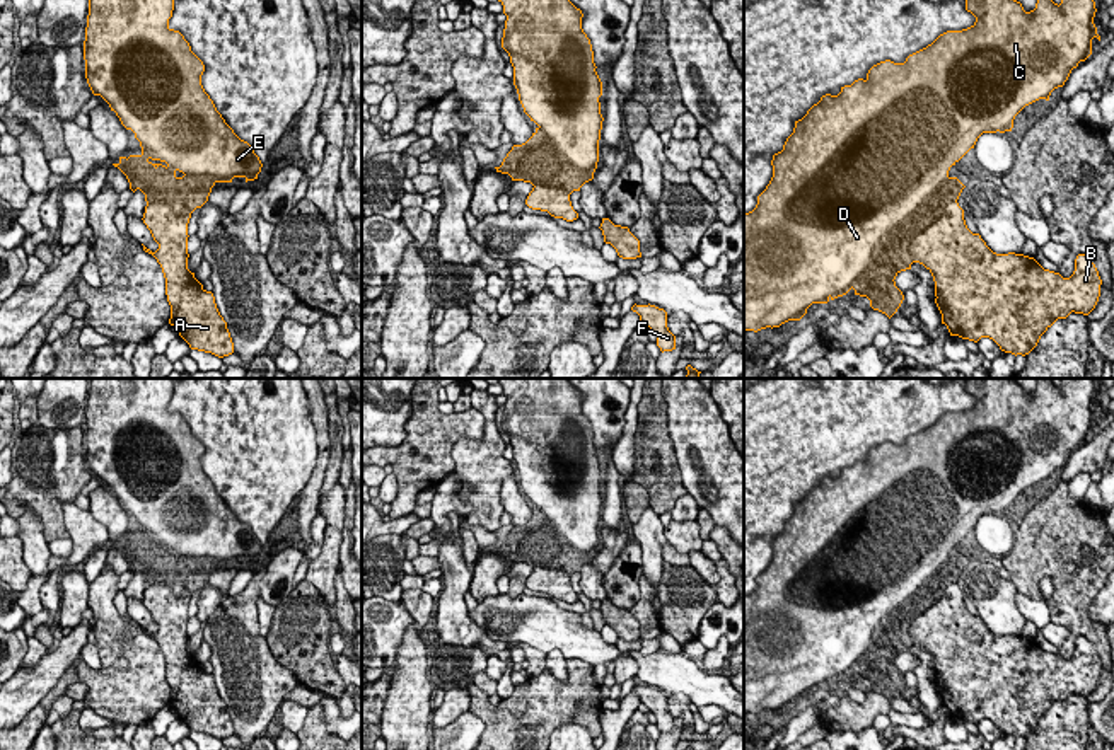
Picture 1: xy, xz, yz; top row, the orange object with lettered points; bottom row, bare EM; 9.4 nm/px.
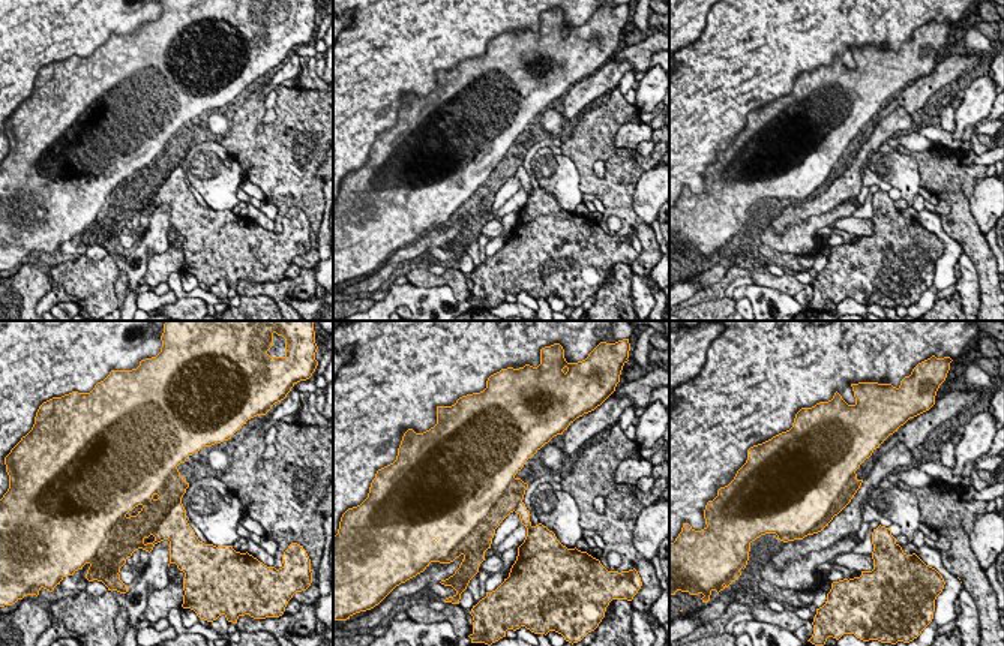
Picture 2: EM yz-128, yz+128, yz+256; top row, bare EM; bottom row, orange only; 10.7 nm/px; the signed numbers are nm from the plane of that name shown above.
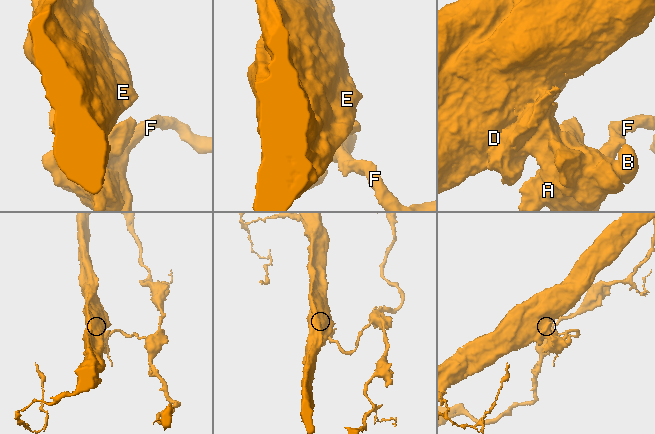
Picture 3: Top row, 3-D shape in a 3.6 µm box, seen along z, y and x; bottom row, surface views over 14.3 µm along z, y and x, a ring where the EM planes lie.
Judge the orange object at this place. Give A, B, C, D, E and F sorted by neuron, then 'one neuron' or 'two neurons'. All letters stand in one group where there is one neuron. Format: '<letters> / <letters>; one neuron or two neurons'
A B F / C D E; two neurons

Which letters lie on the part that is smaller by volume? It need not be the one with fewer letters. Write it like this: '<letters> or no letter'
A, B, F

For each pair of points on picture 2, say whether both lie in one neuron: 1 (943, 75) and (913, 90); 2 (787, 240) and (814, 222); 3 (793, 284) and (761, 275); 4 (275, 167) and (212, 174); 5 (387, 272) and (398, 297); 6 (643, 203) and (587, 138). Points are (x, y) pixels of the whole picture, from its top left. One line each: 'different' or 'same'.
1: same
2: same
3: same
4: different
5: different
6: different

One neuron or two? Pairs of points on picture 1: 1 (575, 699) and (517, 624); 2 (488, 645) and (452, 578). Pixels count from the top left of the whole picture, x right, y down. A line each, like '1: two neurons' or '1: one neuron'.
1: two neurons
2: one neuron

